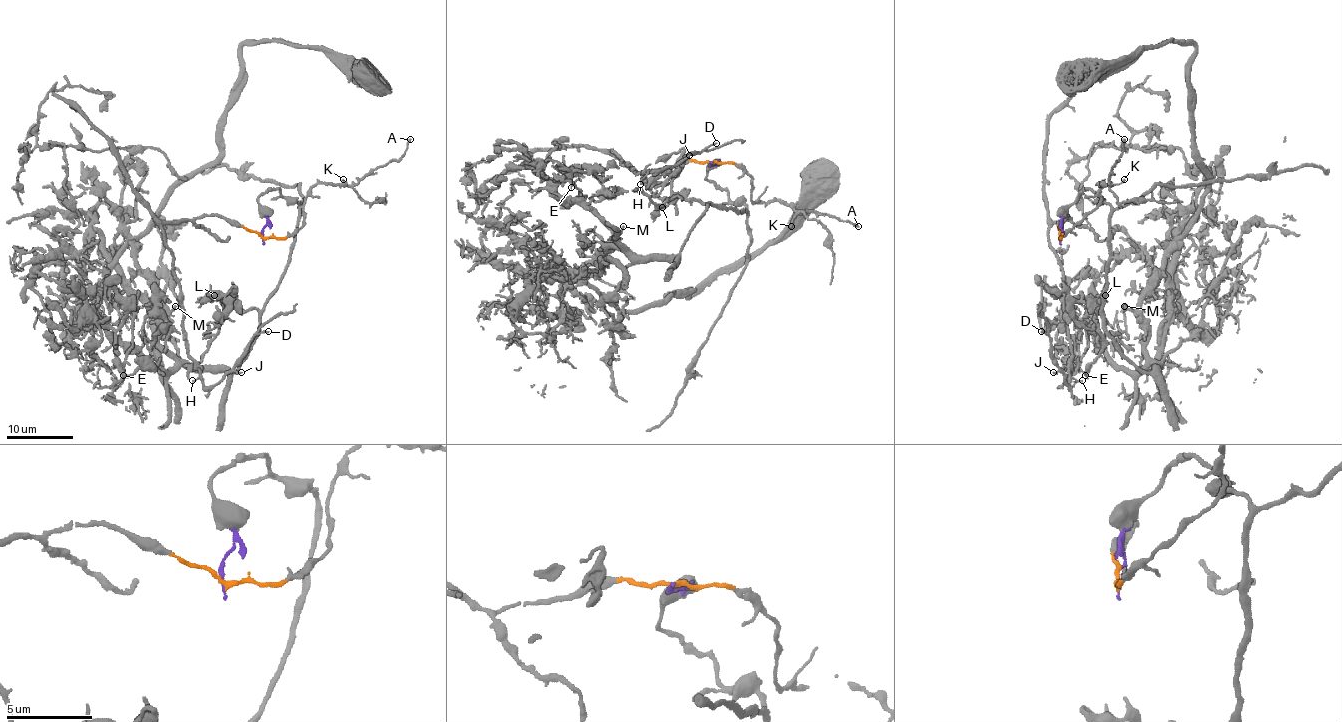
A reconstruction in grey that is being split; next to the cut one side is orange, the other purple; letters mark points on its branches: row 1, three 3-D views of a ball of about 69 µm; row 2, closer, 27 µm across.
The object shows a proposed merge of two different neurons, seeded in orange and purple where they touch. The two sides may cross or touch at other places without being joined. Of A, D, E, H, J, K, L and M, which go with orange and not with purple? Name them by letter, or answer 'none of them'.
A, D, H, J, K

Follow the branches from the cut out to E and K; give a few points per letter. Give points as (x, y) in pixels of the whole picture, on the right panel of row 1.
E: (1061, 239), (1079, 194), (1111, 207), (1104, 331), (1154, 368), (1124, 371), (1084, 327), (1086, 376)
K: (1061, 237), (1097, 205), (1101, 184), (1111, 185), (1124, 179)

